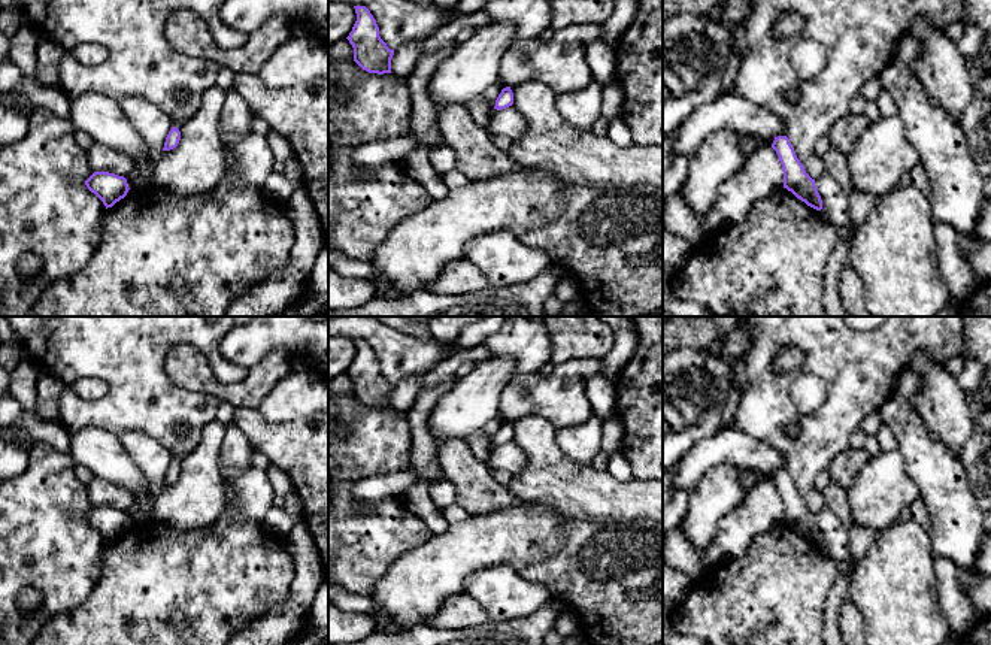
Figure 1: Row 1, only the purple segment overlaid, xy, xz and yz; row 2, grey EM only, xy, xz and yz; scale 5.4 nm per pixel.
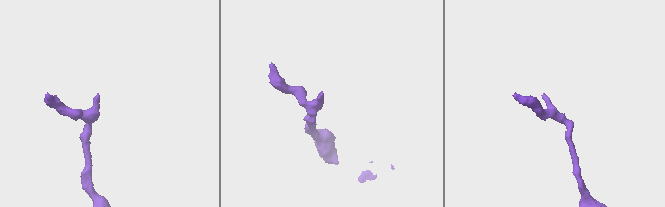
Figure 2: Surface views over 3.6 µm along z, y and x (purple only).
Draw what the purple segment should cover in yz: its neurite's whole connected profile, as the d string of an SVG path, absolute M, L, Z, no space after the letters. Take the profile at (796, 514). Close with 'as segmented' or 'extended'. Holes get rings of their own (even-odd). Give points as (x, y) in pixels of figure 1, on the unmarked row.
M787 470L775 472L772 482L776 485L784 506L784 523L791 526L807 540L821 545L822 535L812 514L795 490L793 479Z; as segmented

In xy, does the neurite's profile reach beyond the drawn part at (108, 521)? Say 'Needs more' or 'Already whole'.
Already whole

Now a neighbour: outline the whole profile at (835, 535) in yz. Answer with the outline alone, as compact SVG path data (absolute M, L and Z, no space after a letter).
M827 506L815 515L815 520L822 535L821 548L824 552L836 561L849 560L849 529Z

